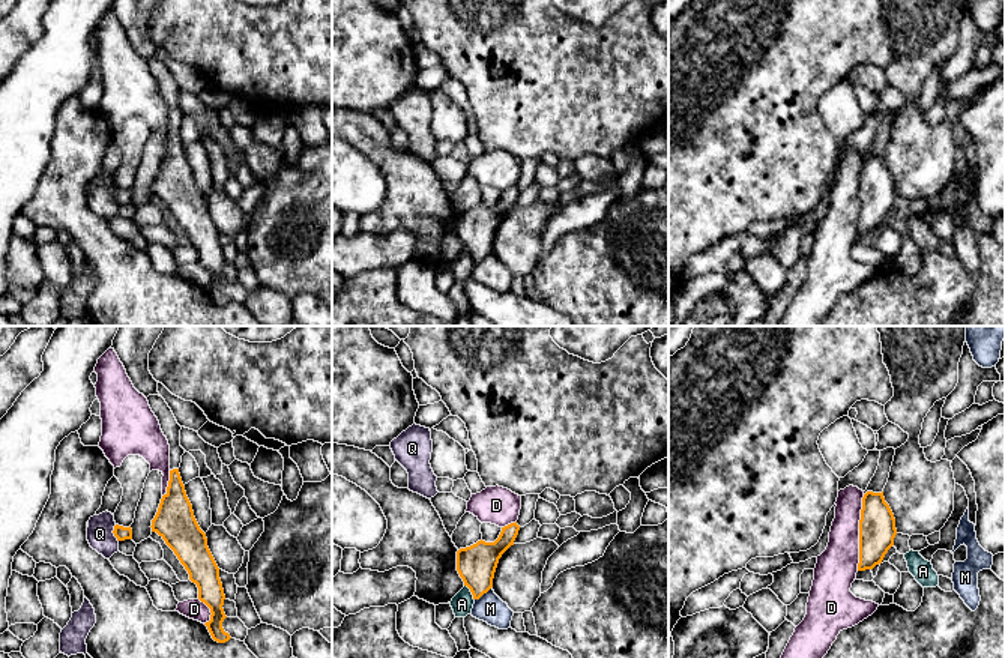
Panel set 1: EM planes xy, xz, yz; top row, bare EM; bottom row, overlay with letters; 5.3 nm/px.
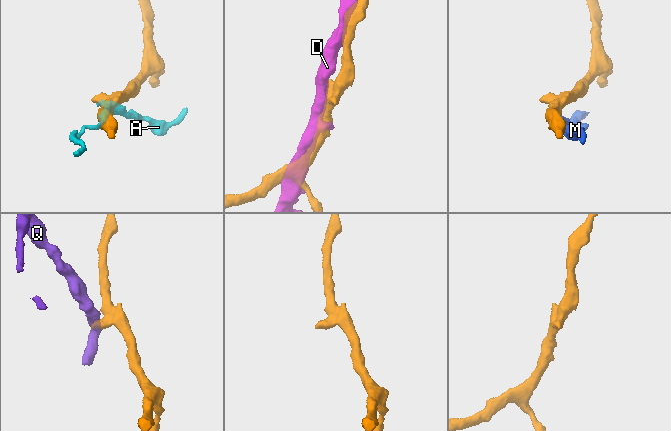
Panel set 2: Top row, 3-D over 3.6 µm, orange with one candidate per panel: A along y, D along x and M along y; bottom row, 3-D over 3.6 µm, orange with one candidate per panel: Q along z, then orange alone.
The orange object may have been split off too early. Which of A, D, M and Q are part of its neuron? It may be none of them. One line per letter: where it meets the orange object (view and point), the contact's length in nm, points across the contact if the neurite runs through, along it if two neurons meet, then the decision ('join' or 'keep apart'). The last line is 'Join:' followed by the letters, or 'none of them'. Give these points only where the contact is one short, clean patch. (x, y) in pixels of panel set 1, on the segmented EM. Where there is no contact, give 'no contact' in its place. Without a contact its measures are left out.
A: xz (470, 591) | 100 nm | keep apart
D: yz (860, 532) | 400 nm | keep apart
M: xz (482, 594) | 110 nm | keep apart
Q: xy (113, 532) | 100 nm | along xy (114, 525), (113, 535), (117, 541) | keep apart
Join: none of them

